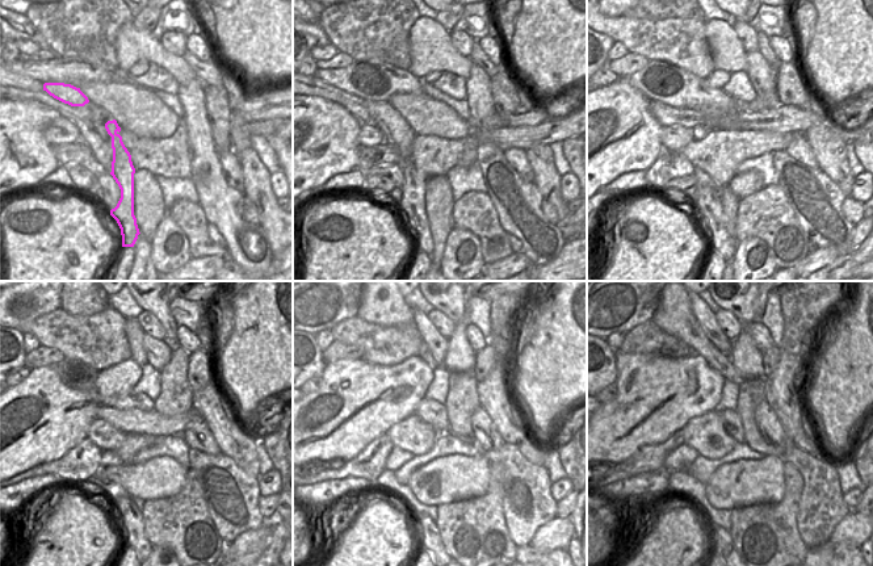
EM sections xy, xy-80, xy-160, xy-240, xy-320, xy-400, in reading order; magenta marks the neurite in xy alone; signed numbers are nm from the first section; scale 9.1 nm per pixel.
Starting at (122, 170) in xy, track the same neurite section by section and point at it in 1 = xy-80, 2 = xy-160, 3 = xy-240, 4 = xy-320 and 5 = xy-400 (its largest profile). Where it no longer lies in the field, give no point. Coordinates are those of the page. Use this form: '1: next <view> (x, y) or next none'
1: next xy-80 (412, 205)
2: next xy-160 (709, 206)
3: next xy-240 (131, 519)
4: next xy-320 (428, 533)
5: next xy-400 (723, 548)

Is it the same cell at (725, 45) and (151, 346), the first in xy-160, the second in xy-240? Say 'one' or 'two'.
two

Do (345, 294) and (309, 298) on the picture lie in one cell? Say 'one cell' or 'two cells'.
one cell

